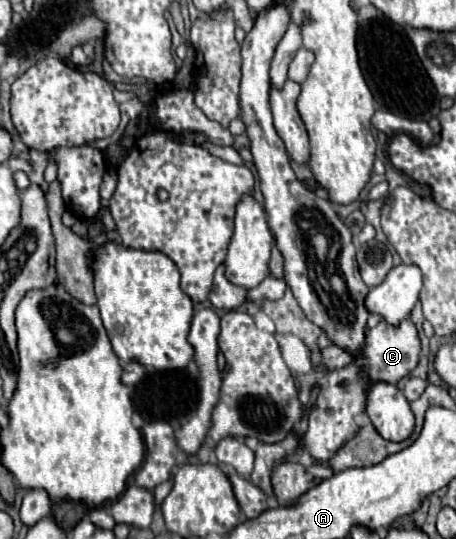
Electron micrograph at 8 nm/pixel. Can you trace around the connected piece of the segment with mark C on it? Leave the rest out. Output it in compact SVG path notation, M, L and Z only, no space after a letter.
M409 320L401 322L399 328L393 328L387 322L379 322L375 328L367 330L365 344L357 358L343 368L333 368L327 372L327 386L321 388L309 414L309 428L305 432L307 452L319 462L327 462L329 458L333 458L333 454L341 450L347 444L347 440L351 440L359 432L355 418L365 414L369 388L375 382L397 384L401 378L409 376L417 362L419 336L417 328Z

